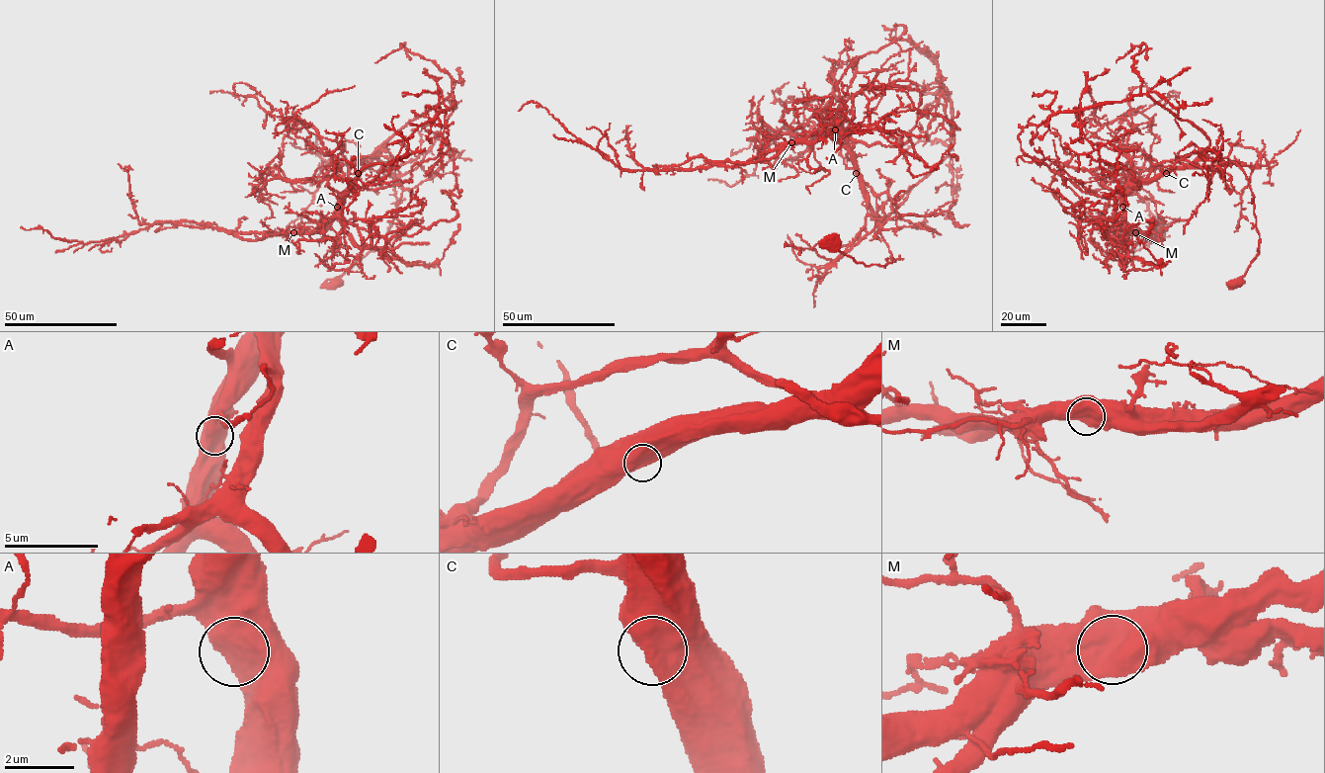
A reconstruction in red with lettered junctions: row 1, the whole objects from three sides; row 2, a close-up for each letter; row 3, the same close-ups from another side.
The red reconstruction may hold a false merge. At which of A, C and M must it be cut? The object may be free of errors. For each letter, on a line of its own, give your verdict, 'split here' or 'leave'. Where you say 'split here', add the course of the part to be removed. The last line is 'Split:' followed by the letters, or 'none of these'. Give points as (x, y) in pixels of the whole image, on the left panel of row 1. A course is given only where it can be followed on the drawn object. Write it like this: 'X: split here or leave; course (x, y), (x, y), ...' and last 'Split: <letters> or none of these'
A: leave
C: leave
M: split here; course (293, 233), (335, 216), (355, 182), (351, 166), (370, 167), (328, 166), (316, 129)
Split: M

